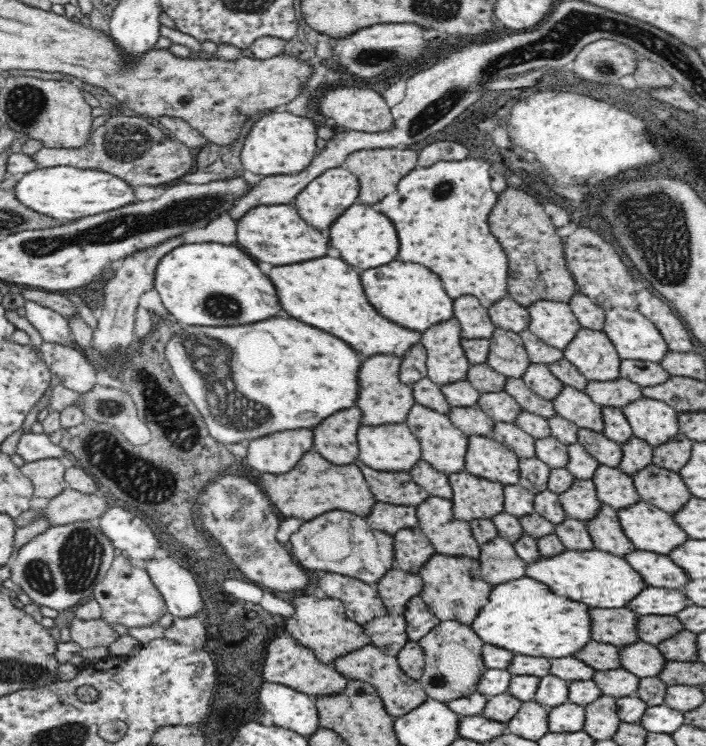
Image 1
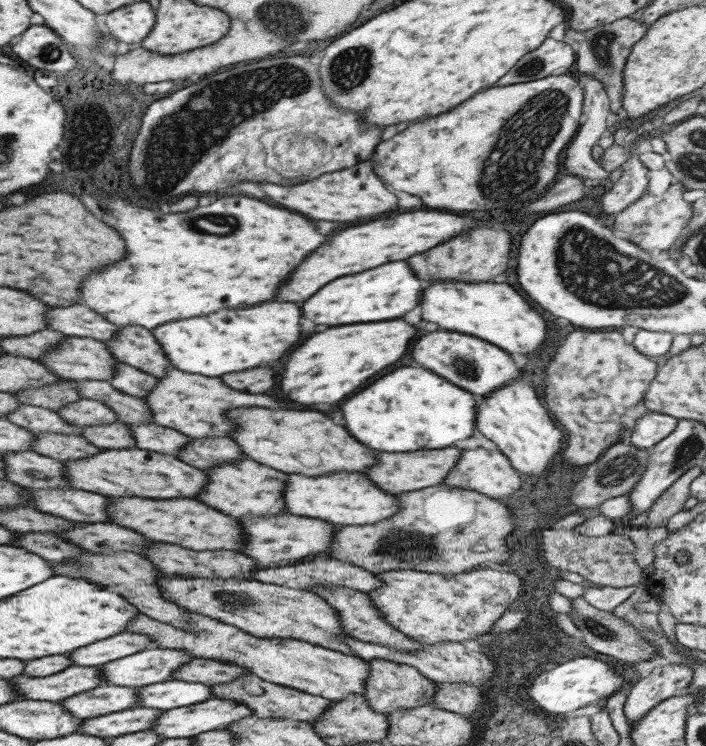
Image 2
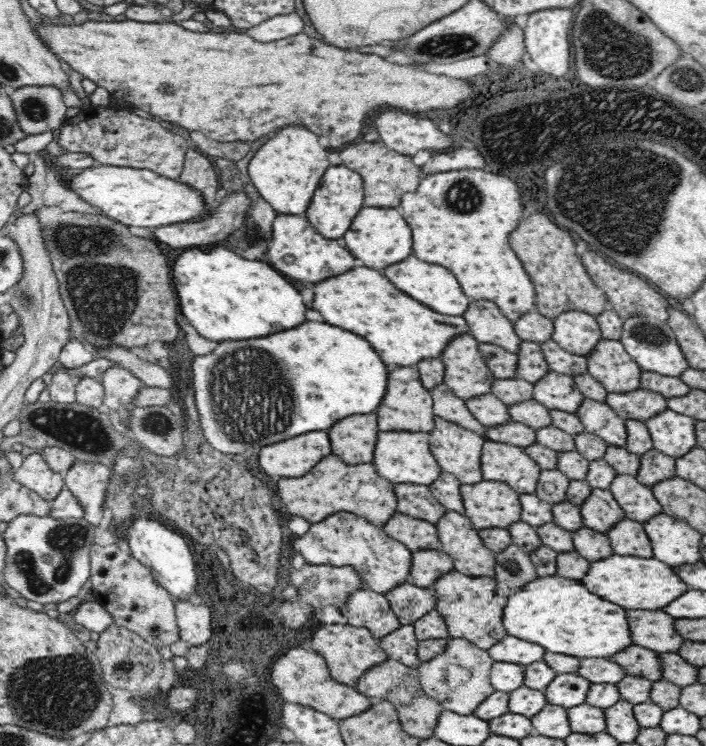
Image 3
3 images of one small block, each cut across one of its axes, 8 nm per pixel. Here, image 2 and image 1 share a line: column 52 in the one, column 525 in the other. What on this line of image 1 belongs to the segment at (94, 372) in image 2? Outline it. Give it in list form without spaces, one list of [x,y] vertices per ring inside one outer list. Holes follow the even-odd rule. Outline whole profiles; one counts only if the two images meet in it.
[[[495,327],[489,343],[487,364],[508,379],[522,378],[532,364],[522,337],[517,332]]]

